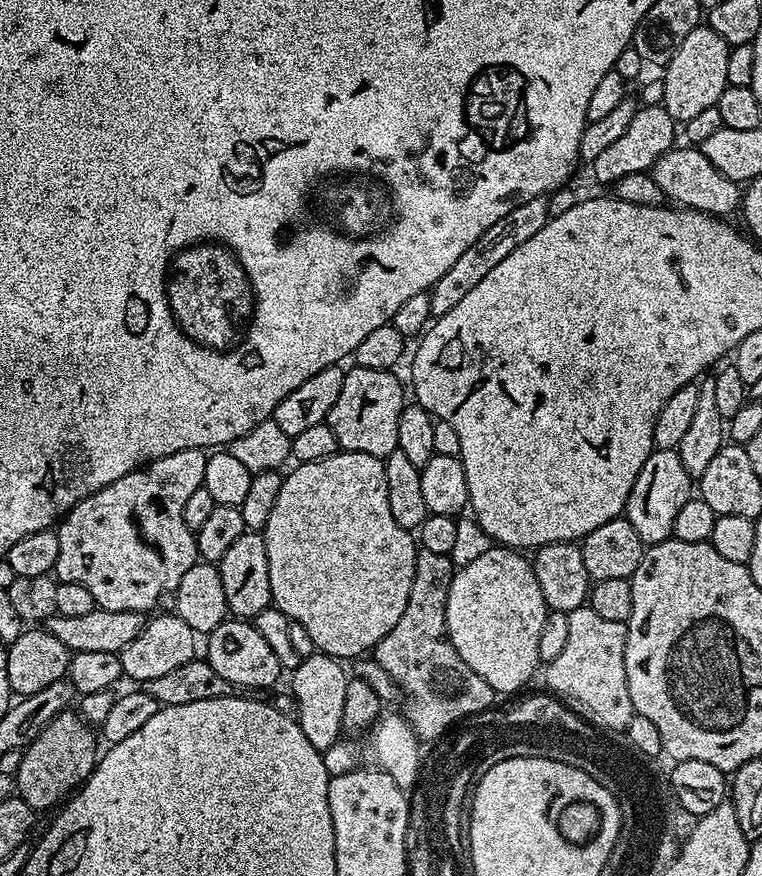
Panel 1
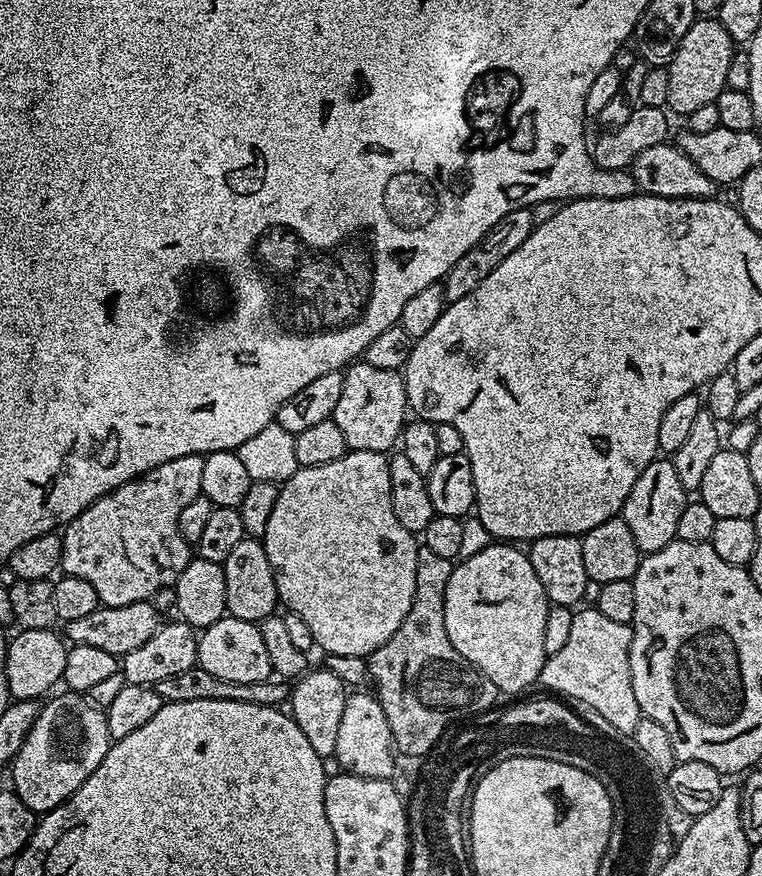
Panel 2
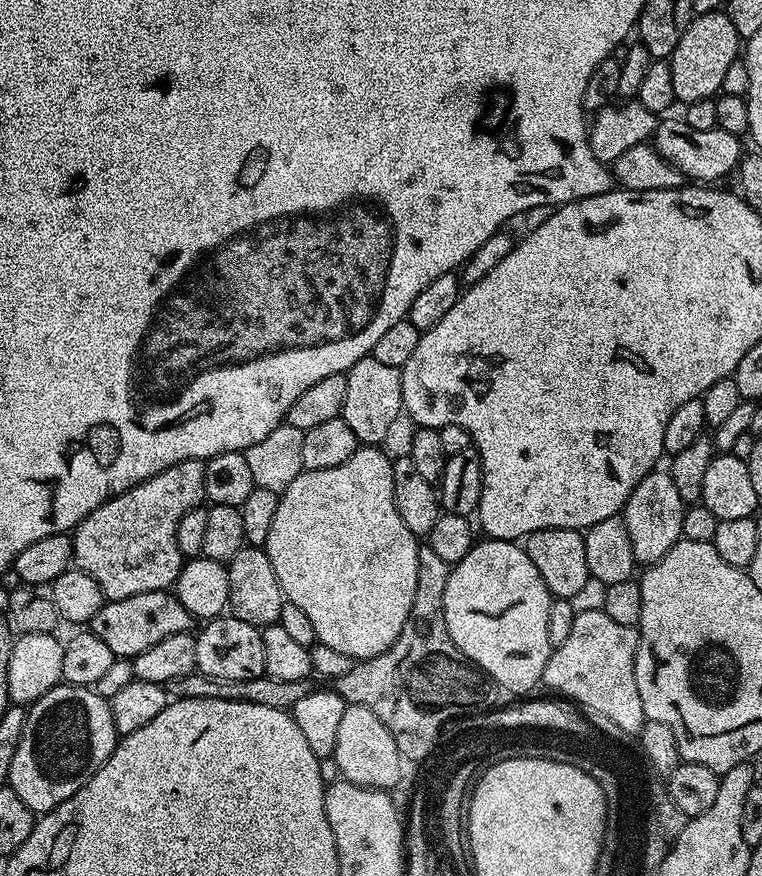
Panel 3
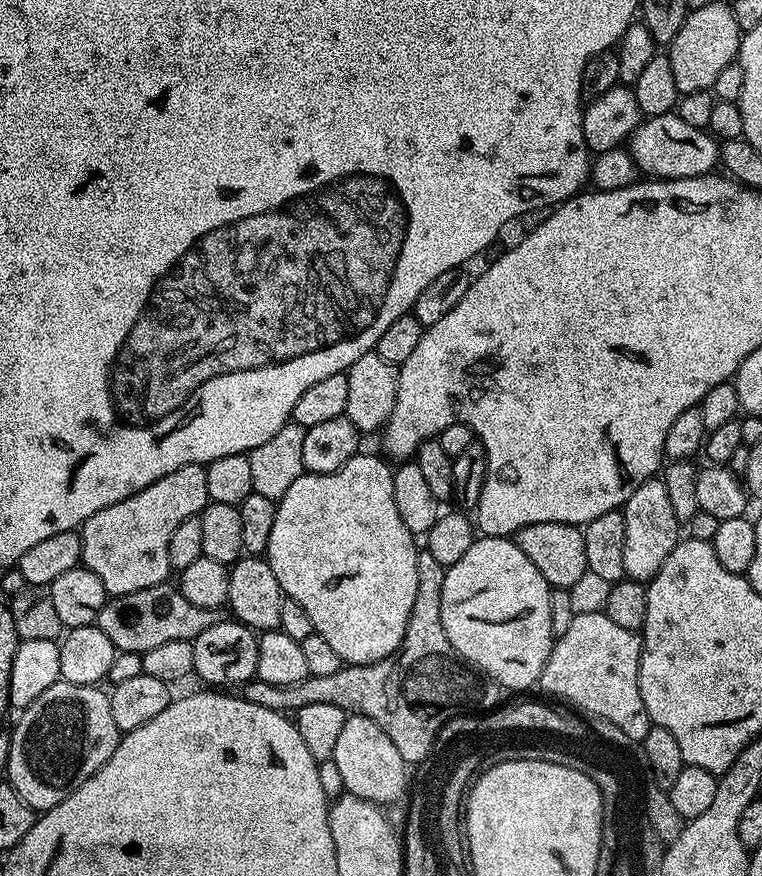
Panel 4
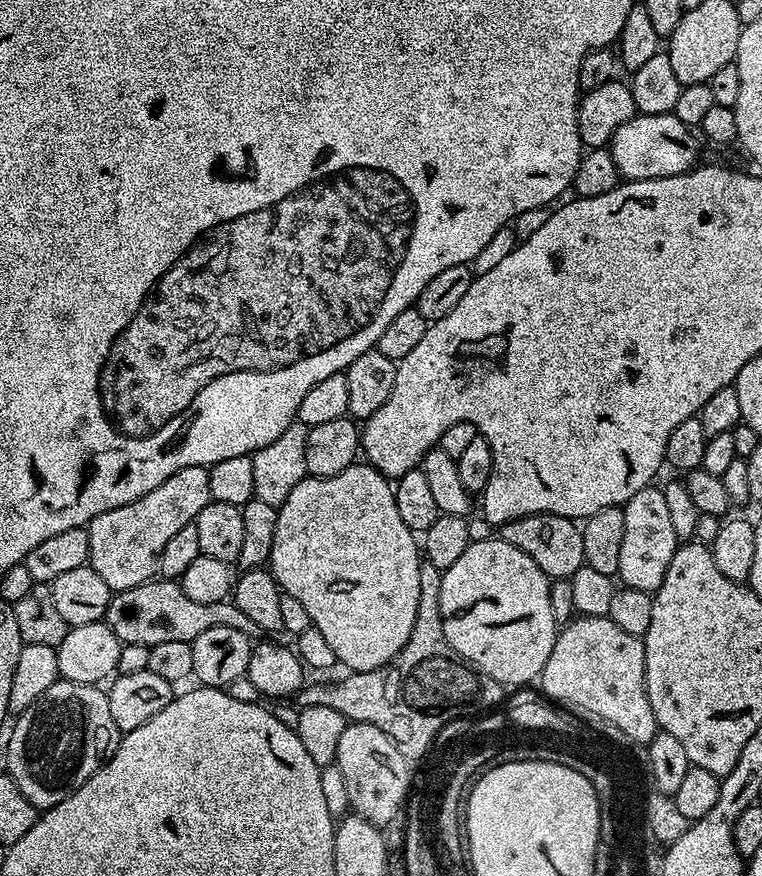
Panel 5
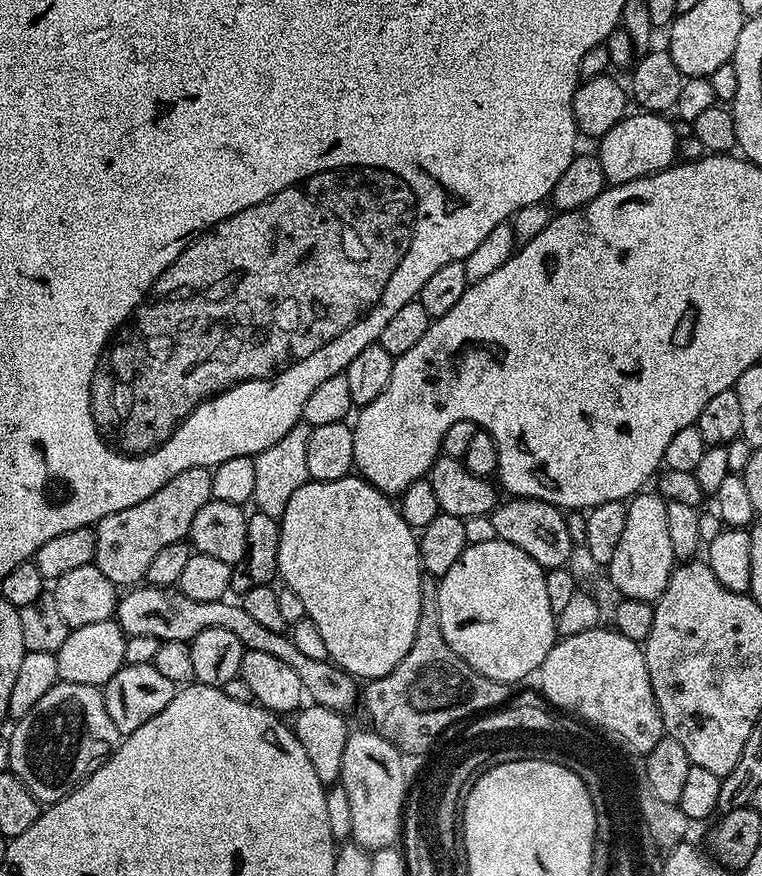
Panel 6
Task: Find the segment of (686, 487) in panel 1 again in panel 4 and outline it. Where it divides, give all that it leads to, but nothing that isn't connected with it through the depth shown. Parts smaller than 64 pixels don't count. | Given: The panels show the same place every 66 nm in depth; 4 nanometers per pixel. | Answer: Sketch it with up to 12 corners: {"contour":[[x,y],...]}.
{"contour":[[663,479],[625,502],[625,577],[647,582],[682,536]]}

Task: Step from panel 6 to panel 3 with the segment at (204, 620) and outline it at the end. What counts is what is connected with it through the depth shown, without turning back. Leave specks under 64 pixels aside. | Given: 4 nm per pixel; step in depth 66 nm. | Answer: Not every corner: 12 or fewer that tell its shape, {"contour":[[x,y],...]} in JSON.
{"contour":[[171,591],[109,600],[90,631],[135,658],[194,617]]}

